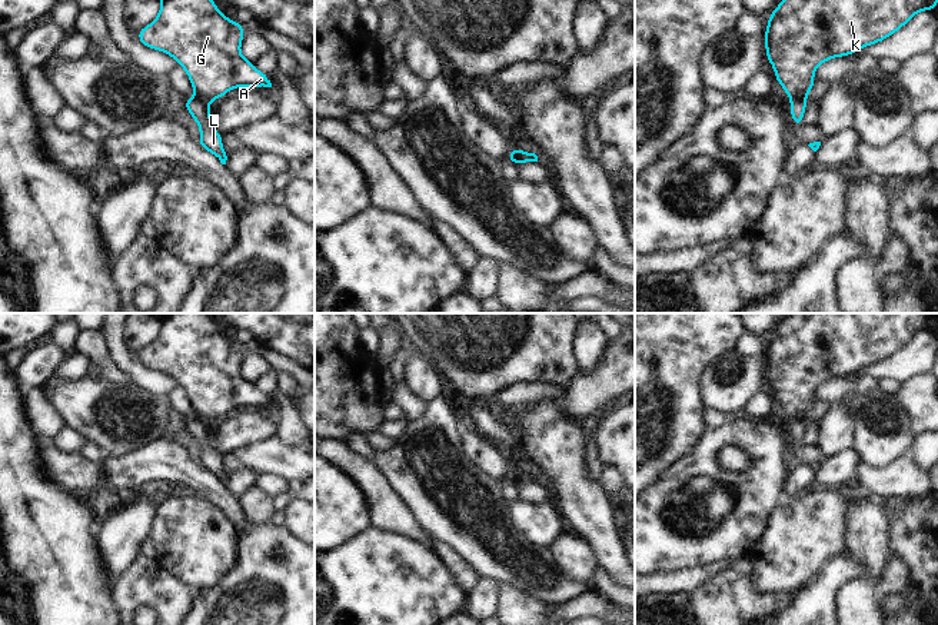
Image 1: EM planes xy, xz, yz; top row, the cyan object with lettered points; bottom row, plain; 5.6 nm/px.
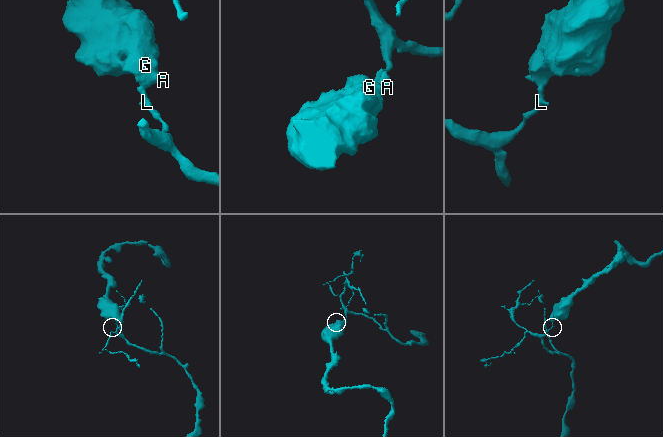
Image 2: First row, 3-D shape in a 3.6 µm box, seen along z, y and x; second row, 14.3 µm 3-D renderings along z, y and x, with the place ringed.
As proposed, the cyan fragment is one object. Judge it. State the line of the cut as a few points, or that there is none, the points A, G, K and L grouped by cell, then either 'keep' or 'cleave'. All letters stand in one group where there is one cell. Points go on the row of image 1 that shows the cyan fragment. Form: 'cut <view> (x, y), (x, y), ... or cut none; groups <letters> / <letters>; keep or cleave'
cut yz (791, 97), (805, 99); groups A G K / L; cleave

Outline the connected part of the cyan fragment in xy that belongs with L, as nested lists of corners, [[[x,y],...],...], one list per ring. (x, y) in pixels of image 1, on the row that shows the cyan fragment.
[[[196,96],[184,100],[184,109],[193,116],[200,127],[199,146],[214,154],[222,164],[226,164],[227,156],[223,149],[222,134],[214,130],[210,107]]]

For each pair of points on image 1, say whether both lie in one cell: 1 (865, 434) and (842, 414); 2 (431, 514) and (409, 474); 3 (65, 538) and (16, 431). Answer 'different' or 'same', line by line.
1: different
2: same
3: same

